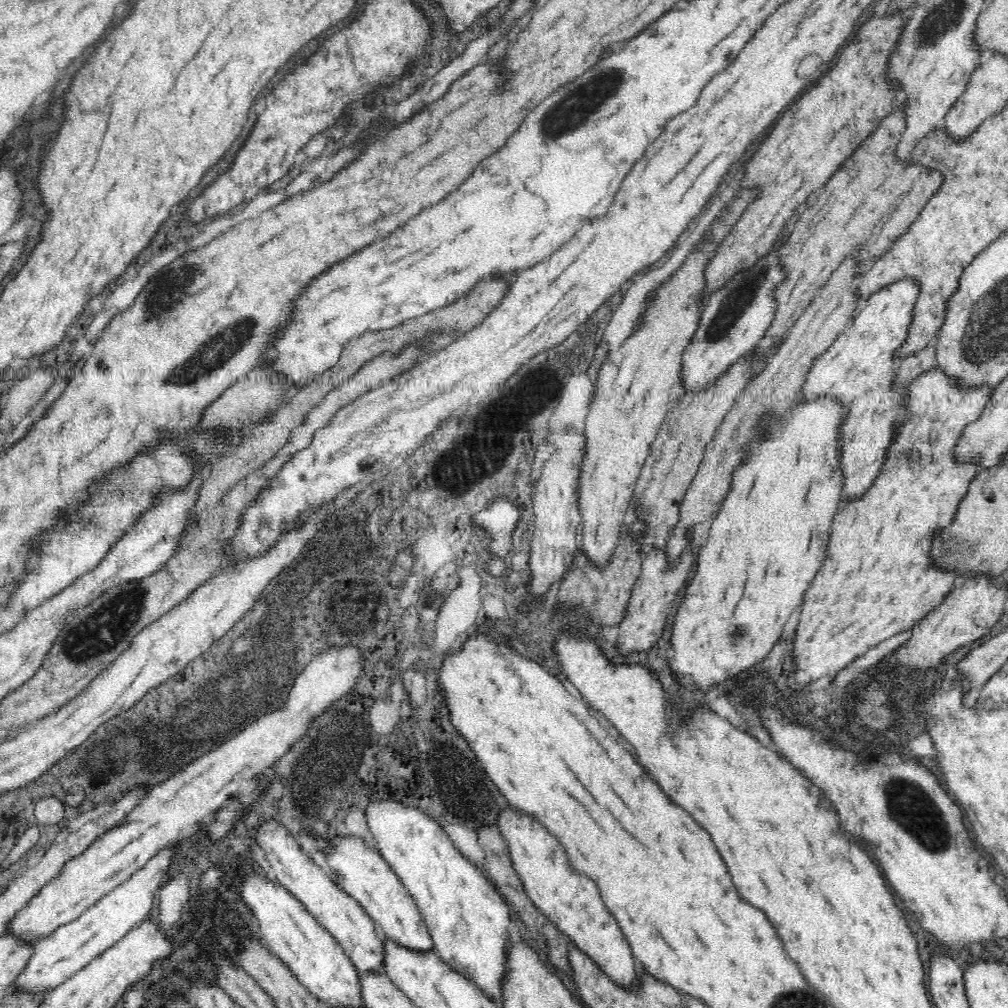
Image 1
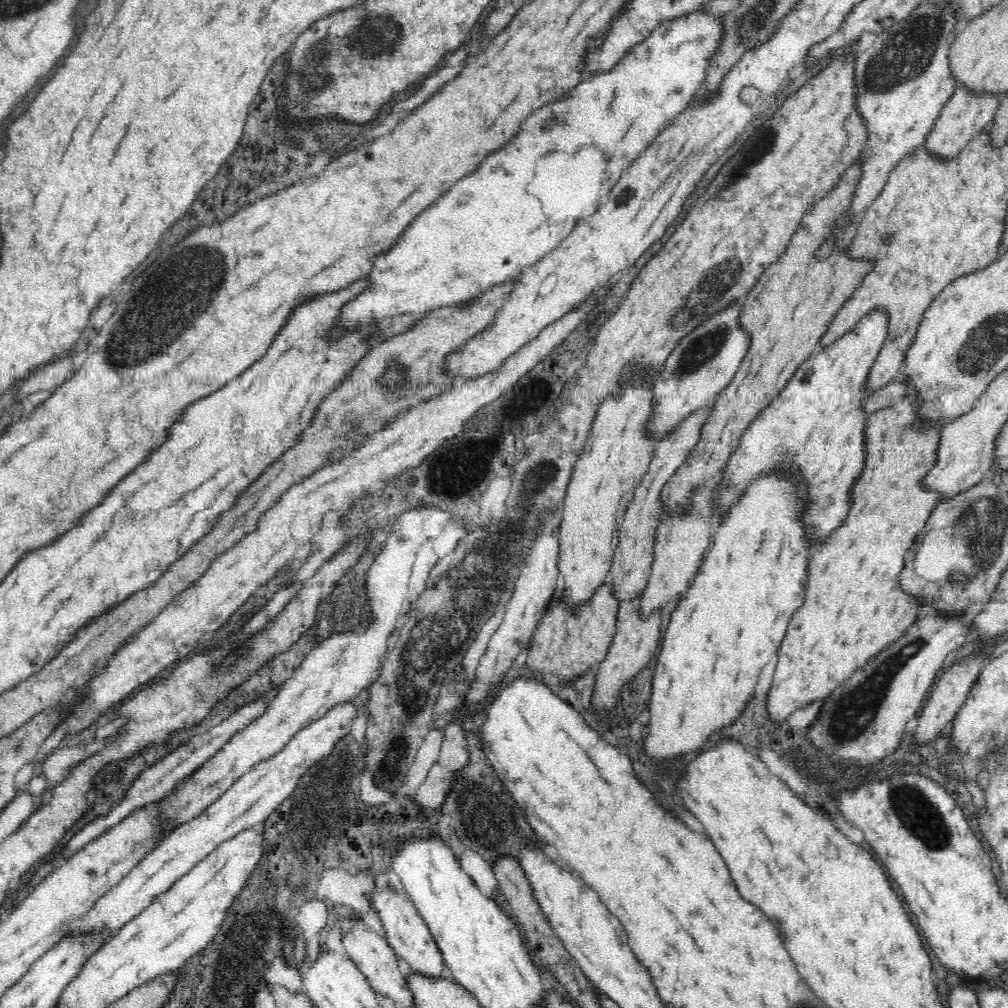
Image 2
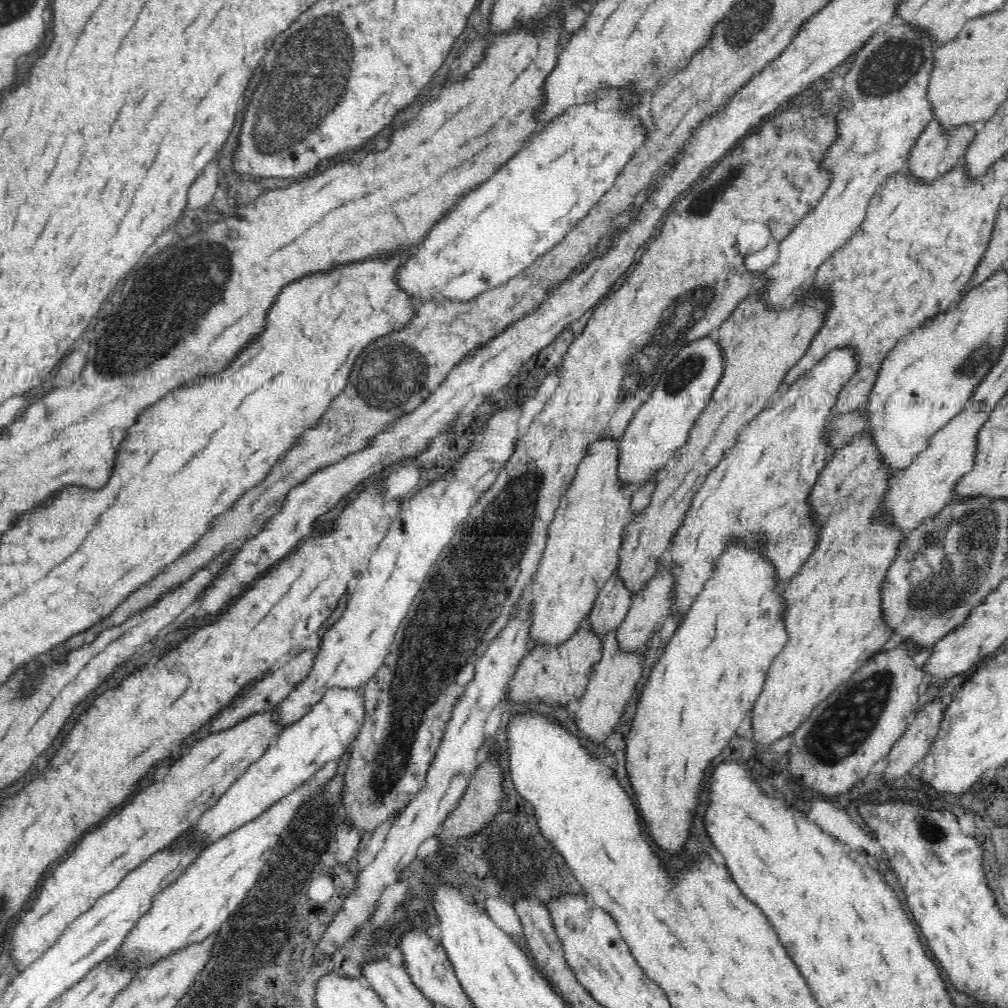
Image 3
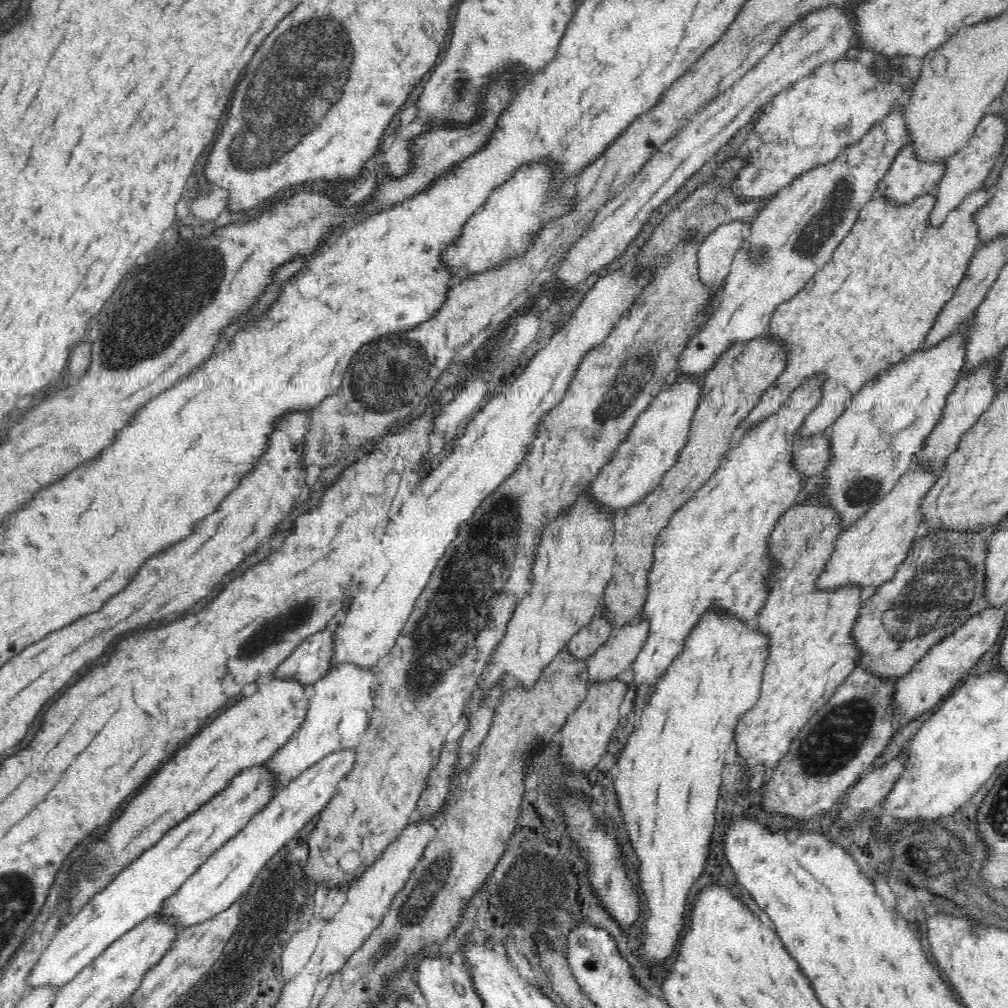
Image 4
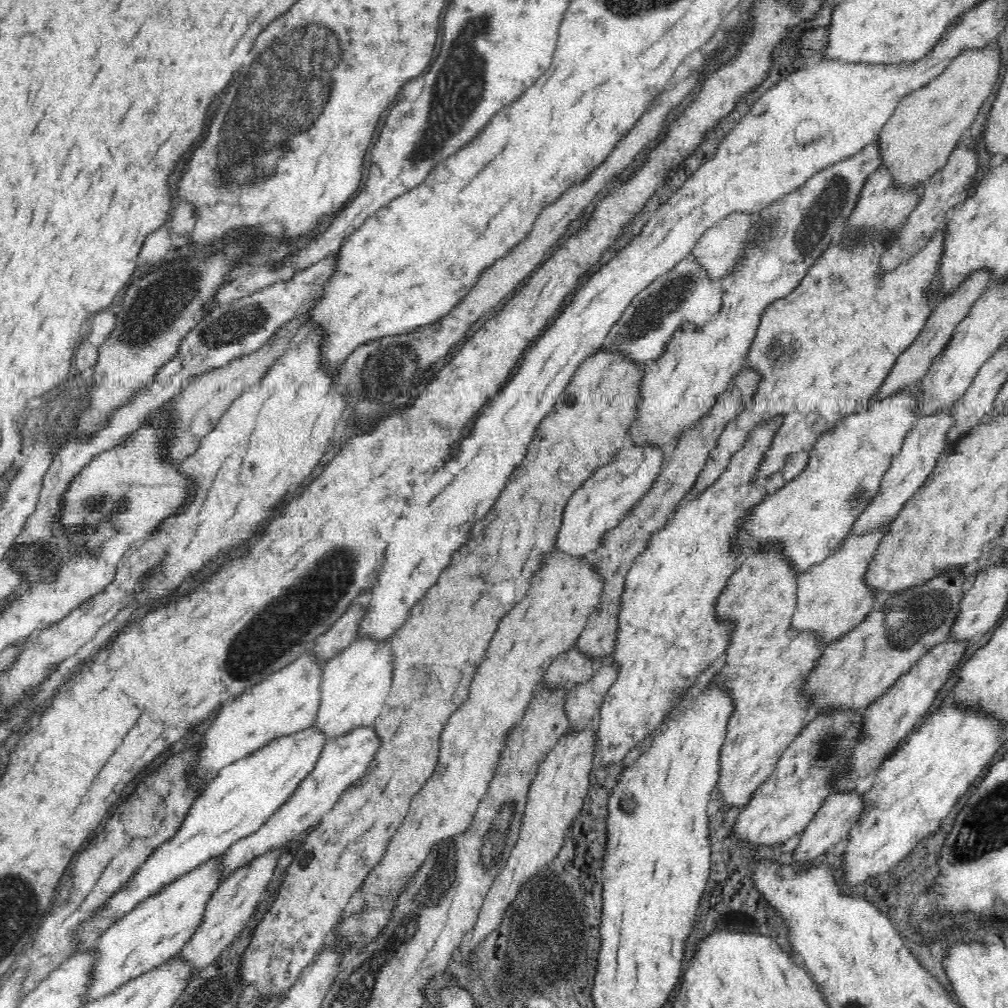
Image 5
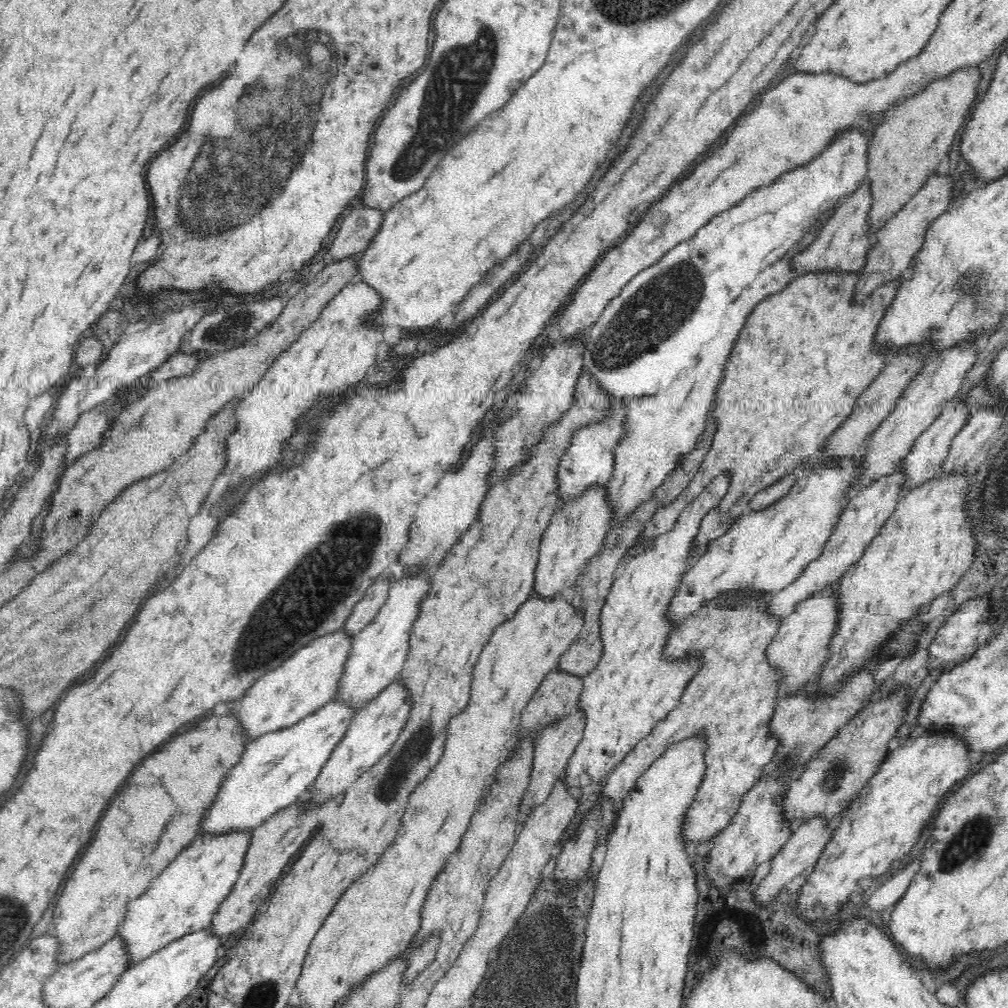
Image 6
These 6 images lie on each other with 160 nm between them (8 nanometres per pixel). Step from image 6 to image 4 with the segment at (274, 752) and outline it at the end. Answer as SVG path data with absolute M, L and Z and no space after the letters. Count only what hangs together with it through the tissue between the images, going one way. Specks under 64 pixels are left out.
M268 761L259 765L250 765L246 768L241 768L236 776L233 776L229 783L220 789L210 800L200 805L194 812L184 817L178 824L172 825L150 848L144 850L132 862L127 864L102 892L92 896L88 900L88 904L81 908L72 920L68 921L58 931L58 934L52 938L52 944L47 949L47 952L36 963L32 976L28 980L30 989L36 985L47 985L54 983L62 988L81 968L90 964L95 960L113 940L116 940L120 935L123 935L129 928L140 924L144 918L154 916L163 908L163 903L168 901L179 889L184 885L187 878L190 878L216 850L222 848L228 840L232 840L242 828L246 828L248 822L255 818L258 812L262 812L278 794L280 790L280 779L278 775L270 769Z

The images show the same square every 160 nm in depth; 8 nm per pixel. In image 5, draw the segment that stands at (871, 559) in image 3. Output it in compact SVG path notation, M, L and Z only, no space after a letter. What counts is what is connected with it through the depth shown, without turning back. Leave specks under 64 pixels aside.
M774 547L770 554L752 554L738 563L736 570L725 580L720 594L713 602L711 612L719 624L729 624L731 633L725 654L721 658L719 669L711 678L715 686L723 688L731 698L732 712L725 728L725 737L717 760L716 794L720 796L718 813L726 814L734 808L744 808L751 794L762 784L776 766L781 752L798 736L808 722L809 704L799 698L799 688L804 684L805 676L811 671L815 660L821 655L819 642L809 632L791 632L789 622L797 607L796 581L789 564L781 560Z

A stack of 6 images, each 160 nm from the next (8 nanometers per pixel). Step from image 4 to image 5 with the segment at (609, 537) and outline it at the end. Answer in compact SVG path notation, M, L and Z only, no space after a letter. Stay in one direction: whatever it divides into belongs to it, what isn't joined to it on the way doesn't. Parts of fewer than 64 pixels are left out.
M556 550L544 559L544 566L534 574L529 591L506 616L500 619L497 629L489 640L484 660L476 669L473 681L469 686L469 696L458 710L455 710L444 727L440 738L440 750L438 764L432 776L424 783L424 786L412 797L408 812L399 826L396 834L389 842L388 848L382 860L373 866L364 877L360 886L360 900L362 906L356 912L350 912L344 916L336 930L330 934L325 945L331 943L334 953L346 953L356 955L362 953L372 942L380 939L383 931L392 923L395 911L399 906L401 895L407 887L416 879L424 862L428 860L432 850L444 840L462 836L471 826L478 810L480 800L488 790L492 778L500 764L500 754L508 744L508 734L512 734L514 728L518 728L530 701L536 694L548 667L564 652L574 646L575 640L586 626L588 617L596 608L600 600L601 574L597 574L591 568L591 556L584 559L573 560L566 555L556 553Z

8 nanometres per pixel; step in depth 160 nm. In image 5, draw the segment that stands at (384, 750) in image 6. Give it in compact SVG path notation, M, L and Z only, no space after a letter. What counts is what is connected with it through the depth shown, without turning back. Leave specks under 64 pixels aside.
M373 722L369 725L358 725L329 740L324 746L314 770L296 788L296 792L290 796L290 800L262 828L258 828L252 836L232 844L231 848L228 848L222 855L222 880L242 863L247 863L272 847L284 846L296 834L304 832L310 826L320 824L320 821L338 802L340 795L366 774L366 770L374 760L376 752L380 750L380 746L382 746L382 739L380 739Z

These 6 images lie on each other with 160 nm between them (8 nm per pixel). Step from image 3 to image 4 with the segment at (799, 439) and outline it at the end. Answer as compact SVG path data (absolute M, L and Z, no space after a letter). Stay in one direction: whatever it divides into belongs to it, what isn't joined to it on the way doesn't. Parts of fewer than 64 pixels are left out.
M806 380L800 388L784 401L782 407L761 424L744 434L736 448L730 448L713 476L708 479L676 512L668 524L661 528L653 540L652 560L647 568L647 593L638 617L647 624L647 637L637 657L633 660L632 678L628 680L626 701L644 698L647 702L654 695L656 684L672 662L682 654L688 634L698 626L700 618L709 613L721 613L735 622L741 622L747 630L757 624L757 612L765 599L763 578L771 564L765 558L768 536L776 521L789 510L803 487L804 478L792 471L791 458L796 432L820 398L819 380Z

